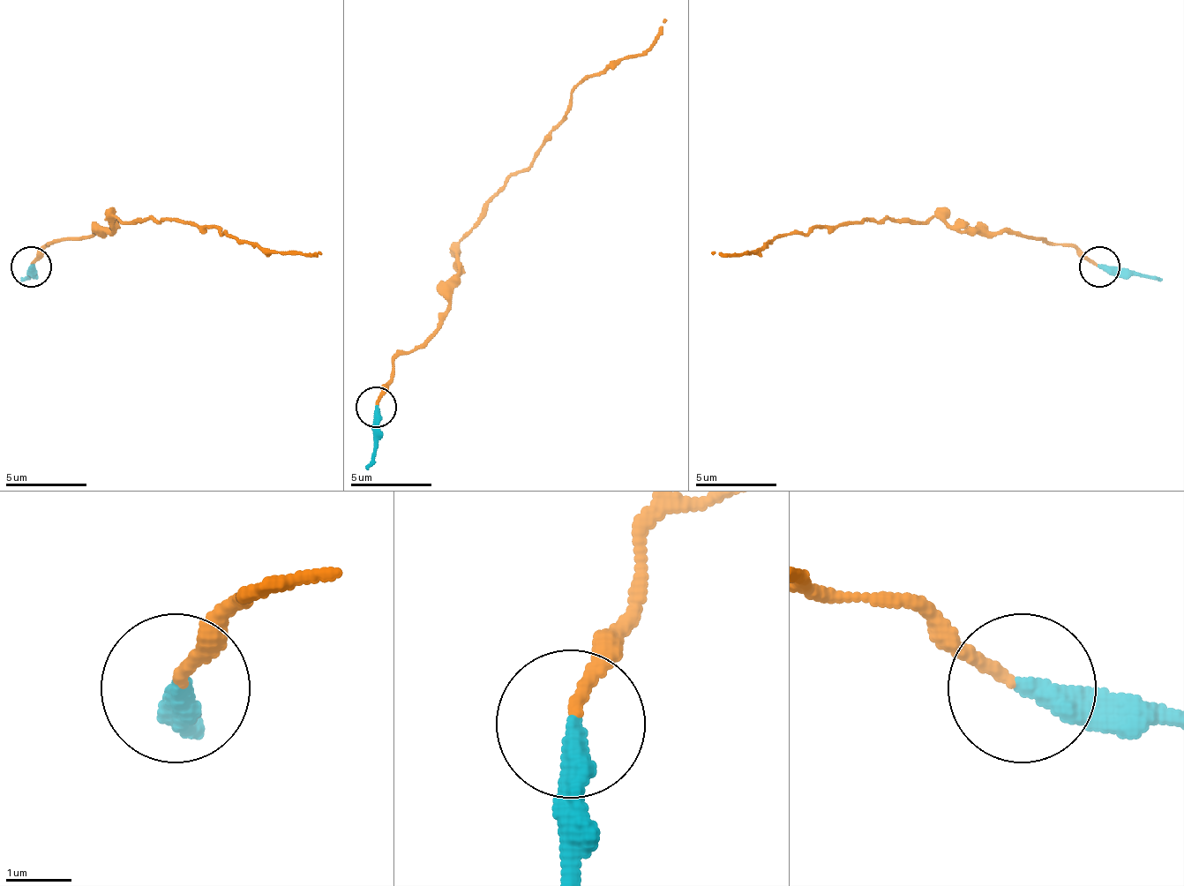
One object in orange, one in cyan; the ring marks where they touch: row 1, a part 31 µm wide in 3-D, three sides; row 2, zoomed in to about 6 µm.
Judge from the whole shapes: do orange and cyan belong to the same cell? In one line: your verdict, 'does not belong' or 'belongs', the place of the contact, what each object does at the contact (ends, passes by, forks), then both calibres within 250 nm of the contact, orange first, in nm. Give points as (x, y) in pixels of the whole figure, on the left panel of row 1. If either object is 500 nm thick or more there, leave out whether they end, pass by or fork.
belongs; at (31, 266); orange ends there; cyan ends there; 170 nm thick on the orange side, 360 nm on the other

